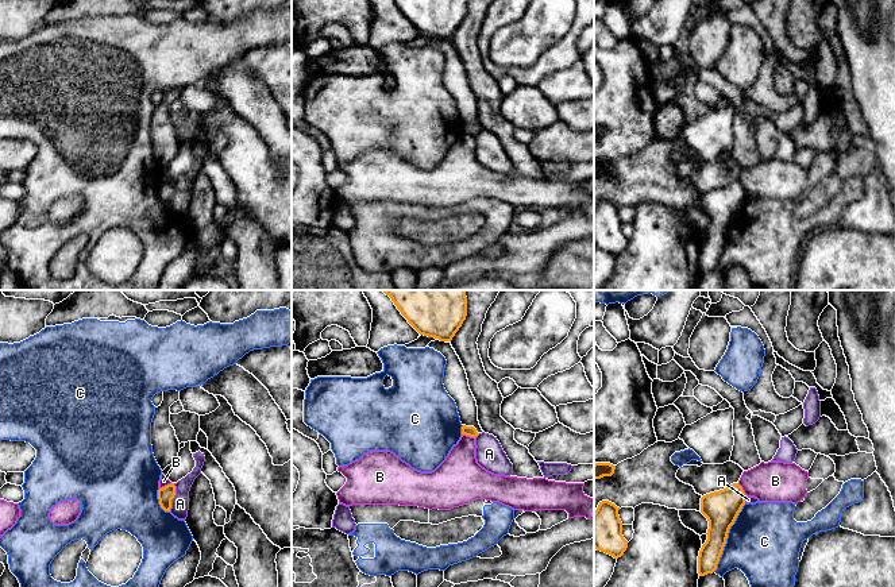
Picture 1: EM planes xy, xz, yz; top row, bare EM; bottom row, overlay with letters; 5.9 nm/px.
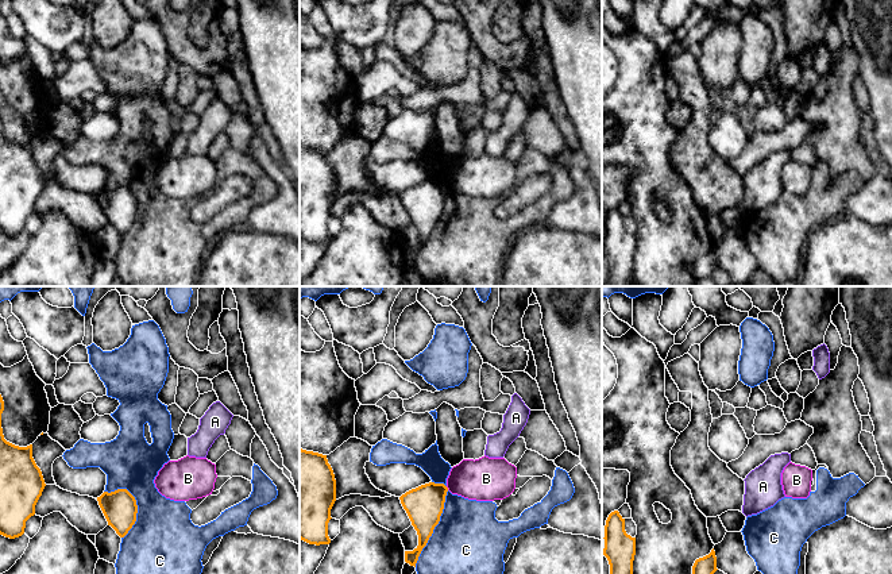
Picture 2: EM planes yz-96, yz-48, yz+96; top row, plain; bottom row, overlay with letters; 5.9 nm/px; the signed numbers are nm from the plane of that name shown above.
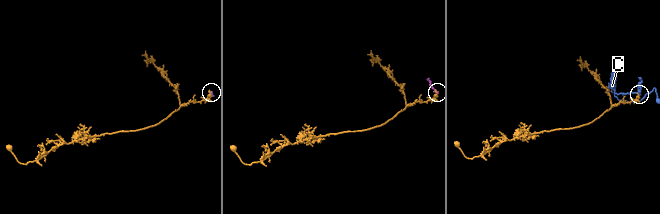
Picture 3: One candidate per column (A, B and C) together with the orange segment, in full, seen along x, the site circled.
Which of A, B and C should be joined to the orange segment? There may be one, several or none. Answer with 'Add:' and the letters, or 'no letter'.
Add: no letter

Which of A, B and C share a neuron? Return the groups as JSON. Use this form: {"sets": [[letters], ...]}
{"sets": [["A"], ["B"], ["C"]]}

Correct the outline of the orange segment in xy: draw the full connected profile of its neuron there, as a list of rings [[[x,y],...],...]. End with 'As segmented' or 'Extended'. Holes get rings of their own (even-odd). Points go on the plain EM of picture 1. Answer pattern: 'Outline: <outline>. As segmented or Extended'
Outline: [[[174,181],[167,182],[162,186],[158,188],[158,197],[159,197],[159,202],[165,209],[170,209],[171,206],[171,197],[175,193],[175,184]]]. As segmented

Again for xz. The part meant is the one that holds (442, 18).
Outline: [[[394,0],[420,31],[451,39],[467,13],[467,0]]]. As segmented

